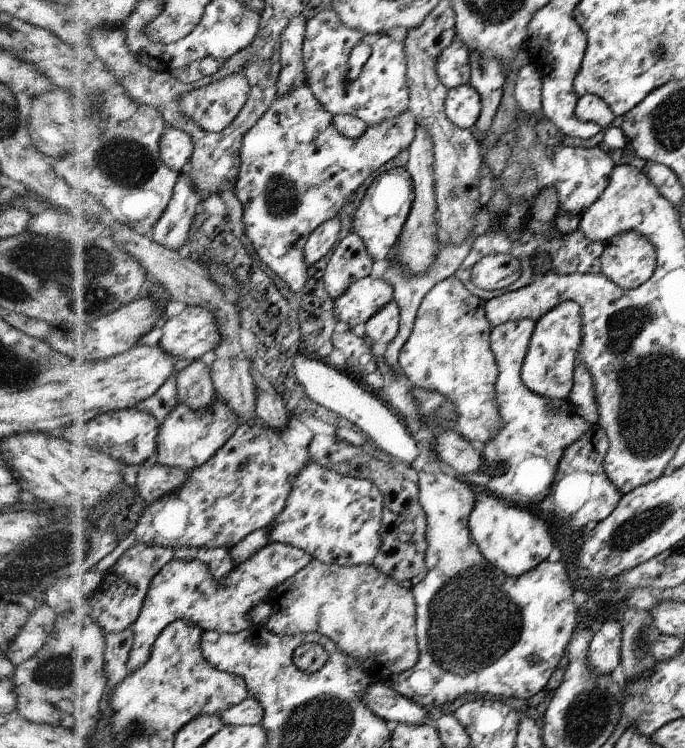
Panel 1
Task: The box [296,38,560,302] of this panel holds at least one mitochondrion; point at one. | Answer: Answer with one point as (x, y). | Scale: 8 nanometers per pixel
(483, 66)

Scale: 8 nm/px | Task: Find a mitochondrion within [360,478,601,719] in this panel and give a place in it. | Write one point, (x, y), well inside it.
(470, 623)

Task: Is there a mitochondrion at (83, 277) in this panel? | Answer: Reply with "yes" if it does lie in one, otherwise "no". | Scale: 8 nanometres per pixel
yes

